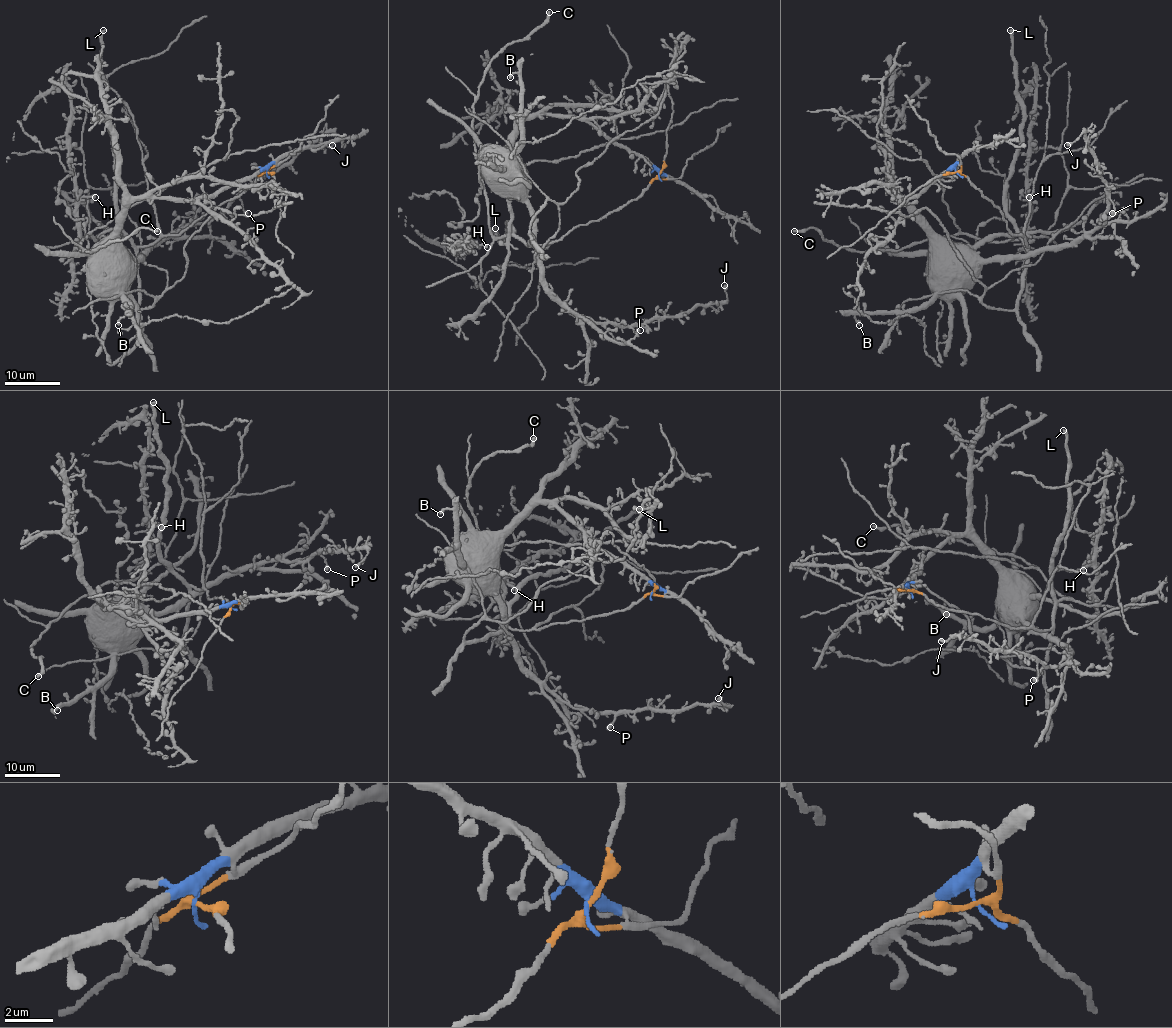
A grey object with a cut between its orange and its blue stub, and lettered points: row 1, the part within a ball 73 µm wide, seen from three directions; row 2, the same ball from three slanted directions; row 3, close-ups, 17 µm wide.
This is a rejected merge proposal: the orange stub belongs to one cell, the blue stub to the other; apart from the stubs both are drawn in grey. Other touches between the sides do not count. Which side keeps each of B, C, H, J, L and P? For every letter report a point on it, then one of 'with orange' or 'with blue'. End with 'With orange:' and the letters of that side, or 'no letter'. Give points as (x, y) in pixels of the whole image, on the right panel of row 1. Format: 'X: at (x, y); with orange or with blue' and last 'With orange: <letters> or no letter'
B: at (859, 325); with blue
C: at (794, 231); with orange
H: at (1029, 197); with orange
J: at (1067, 145); with blue
L: at (1010, 30); with orange
P: at (1112, 213); with blue
With orange: C, H, L

